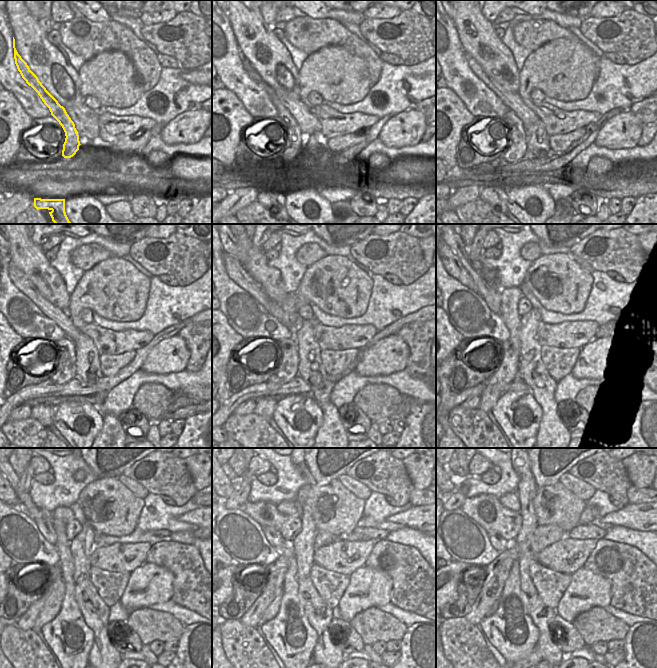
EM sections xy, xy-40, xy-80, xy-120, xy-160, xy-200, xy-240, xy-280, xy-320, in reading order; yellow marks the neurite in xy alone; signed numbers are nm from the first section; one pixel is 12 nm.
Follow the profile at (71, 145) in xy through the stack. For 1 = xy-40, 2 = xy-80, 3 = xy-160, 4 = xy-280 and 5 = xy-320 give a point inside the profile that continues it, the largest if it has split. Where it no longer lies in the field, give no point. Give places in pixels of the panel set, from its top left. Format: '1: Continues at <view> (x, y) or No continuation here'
1: Continues at xy-40 (294, 145)
2: Continues at xy-80 (517, 149)
3: Continues at xy-160 (288, 369)
4: Continues at xy-280 (272, 610)
5: Continues at xy-320 (496, 604).

